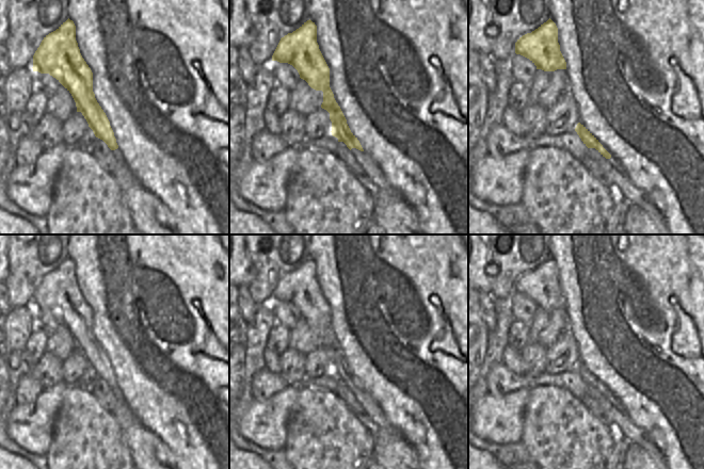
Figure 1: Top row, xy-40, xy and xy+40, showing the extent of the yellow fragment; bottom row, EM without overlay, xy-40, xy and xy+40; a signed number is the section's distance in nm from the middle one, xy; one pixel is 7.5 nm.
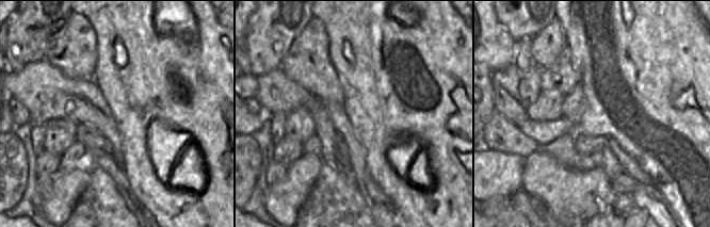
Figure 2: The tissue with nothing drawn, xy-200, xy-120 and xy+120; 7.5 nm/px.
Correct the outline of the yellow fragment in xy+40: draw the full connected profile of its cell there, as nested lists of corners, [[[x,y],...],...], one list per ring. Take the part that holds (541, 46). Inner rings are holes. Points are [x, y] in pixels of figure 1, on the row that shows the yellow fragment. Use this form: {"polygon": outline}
{"polygon": [[[550,18],[531,33],[519,37],[515,43],[515,53],[529,59],[537,69],[566,69],[558,43],[558,28]]]}

